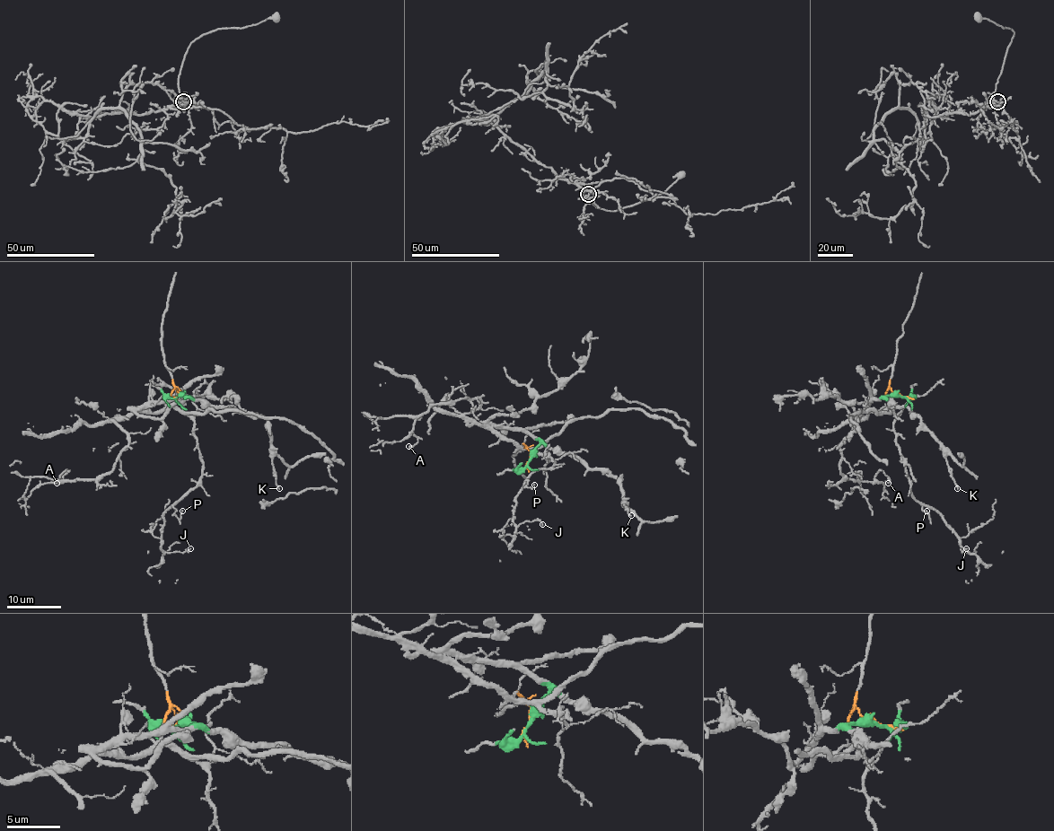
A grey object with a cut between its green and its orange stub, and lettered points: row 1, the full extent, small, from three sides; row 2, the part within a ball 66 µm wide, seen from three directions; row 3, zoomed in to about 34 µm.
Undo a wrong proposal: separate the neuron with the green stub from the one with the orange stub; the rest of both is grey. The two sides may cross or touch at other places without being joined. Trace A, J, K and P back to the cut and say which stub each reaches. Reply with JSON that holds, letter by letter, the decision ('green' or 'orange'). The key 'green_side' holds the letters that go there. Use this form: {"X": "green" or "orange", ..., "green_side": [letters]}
{"A": "orange", "J": "orange", "K": "green", "P": "orange", "green_side": ["K"]}

